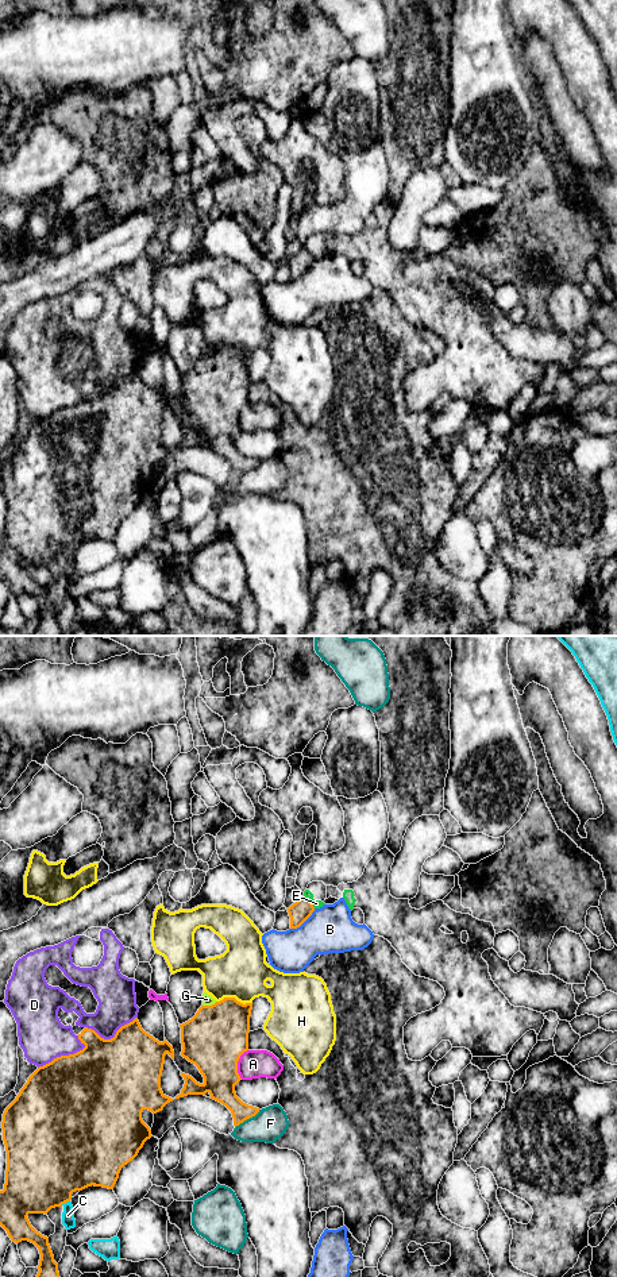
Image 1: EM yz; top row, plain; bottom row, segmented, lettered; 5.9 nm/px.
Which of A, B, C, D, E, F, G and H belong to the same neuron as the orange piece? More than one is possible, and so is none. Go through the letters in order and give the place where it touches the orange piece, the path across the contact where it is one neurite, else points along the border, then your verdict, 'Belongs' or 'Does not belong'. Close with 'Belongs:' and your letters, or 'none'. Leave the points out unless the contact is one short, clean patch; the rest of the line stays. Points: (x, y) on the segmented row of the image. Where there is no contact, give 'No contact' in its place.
A: Touches orange at yz (236, 1064). Boundary: yz (247, 1049), (238, 1061), (238, 1075), (240, 1079). Does not belong
B: Touches orange at yz (303, 922). Boundary: yz (315, 909), (299, 926), (290, 929). Does not belong
C: Touches orange at yz (65, 1202). Does not belong
D: Touches orange at yz (61, 1056). Does not belong
E: Touches orange at yz (309, 902). Boundary: yz (304, 895), (315, 907). Does not belong
F: Touches orange at yz (247, 1118). Boundary: yz (259, 1110), (235, 1127). Does not belong
G: Touches orange at yz (209, 1006). Boundary: yz (216, 1002), (203, 1006). Does not belong
H: Touches orange at yz (234, 998). Does not belong
Belongs: none

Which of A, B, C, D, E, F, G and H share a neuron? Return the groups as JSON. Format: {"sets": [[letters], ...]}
{"sets": [["A"], ["B"], ["C"], ["D"], ["E"], ["F"], ["G"], ["H"]]}

